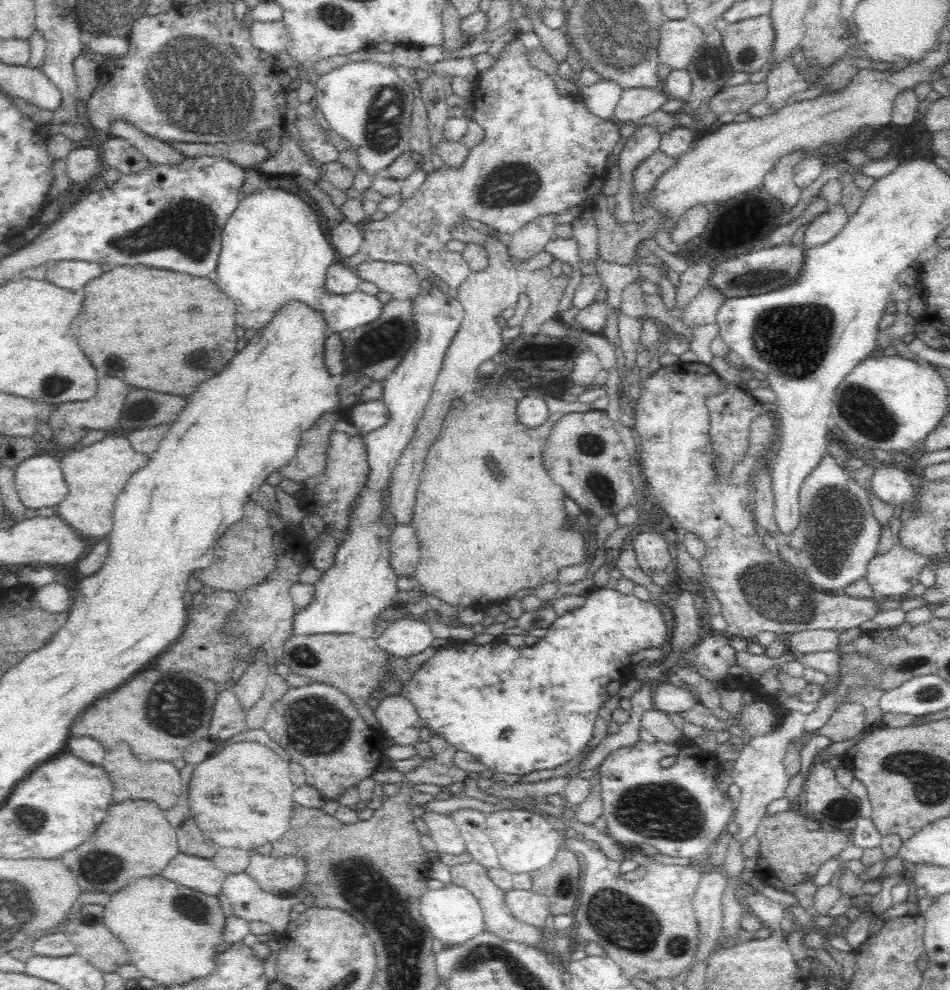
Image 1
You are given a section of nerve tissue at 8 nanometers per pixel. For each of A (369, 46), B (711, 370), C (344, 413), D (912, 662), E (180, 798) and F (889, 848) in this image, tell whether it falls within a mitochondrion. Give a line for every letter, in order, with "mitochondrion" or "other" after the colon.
A: other
B: other
C: other
D: mitochondrion
E: other
F: other

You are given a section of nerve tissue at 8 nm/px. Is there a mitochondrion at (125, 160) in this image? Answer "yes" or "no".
no

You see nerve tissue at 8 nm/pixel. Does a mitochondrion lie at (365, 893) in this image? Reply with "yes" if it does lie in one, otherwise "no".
yes

